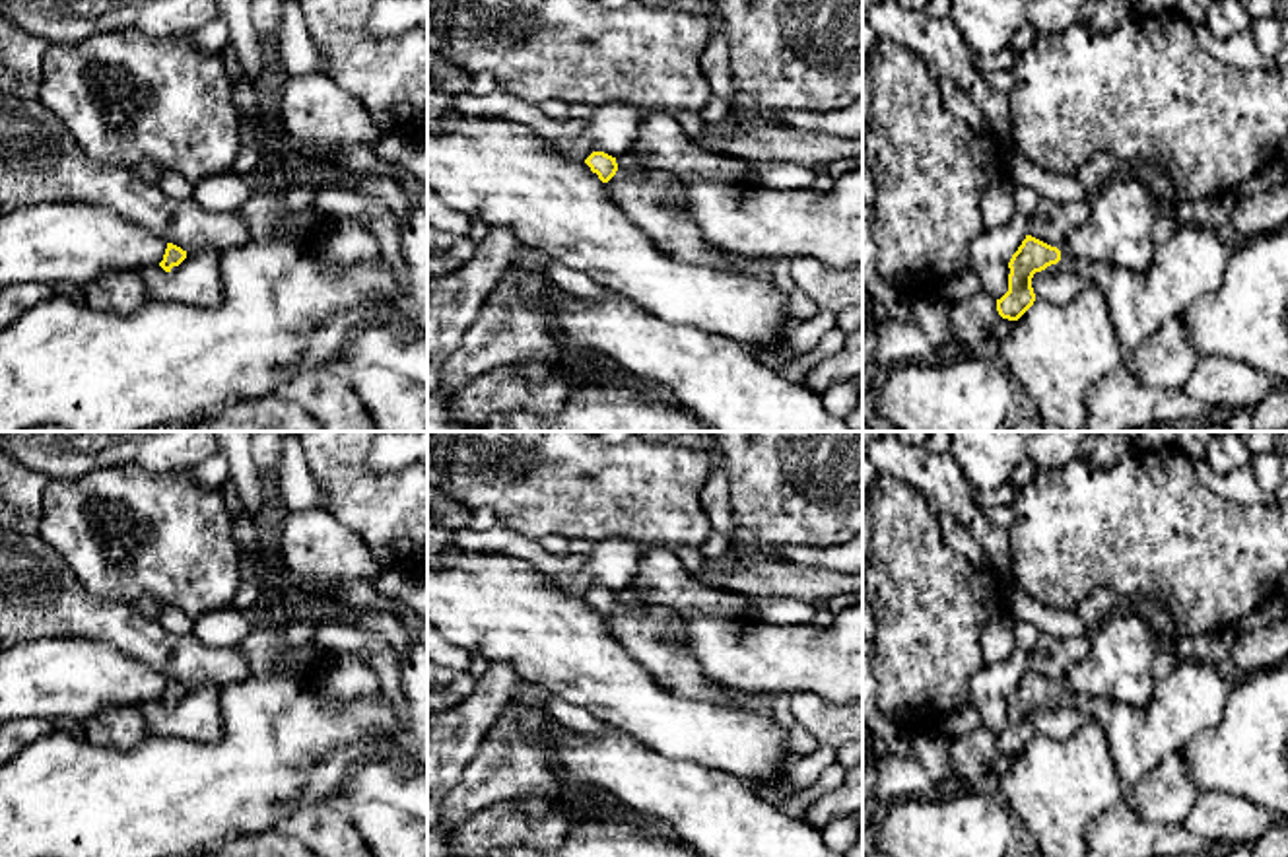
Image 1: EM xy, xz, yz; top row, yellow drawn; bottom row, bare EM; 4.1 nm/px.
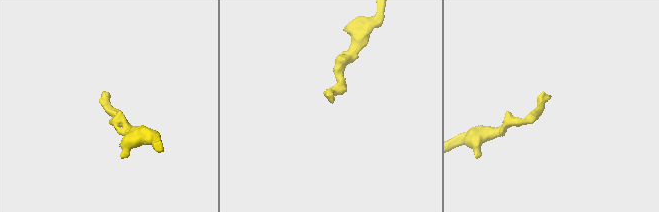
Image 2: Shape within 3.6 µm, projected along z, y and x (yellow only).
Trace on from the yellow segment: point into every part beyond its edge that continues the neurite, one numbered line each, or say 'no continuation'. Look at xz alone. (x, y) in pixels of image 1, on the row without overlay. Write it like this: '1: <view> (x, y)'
no continuation

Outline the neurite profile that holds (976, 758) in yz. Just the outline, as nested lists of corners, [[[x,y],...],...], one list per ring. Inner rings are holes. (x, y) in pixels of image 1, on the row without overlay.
[[[985,727],[948,738],[948,756],[952,770],[967,789],[987,797],[1000,789],[1000,781],[1016,758],[1002,754],[997,746],[997,735]]]

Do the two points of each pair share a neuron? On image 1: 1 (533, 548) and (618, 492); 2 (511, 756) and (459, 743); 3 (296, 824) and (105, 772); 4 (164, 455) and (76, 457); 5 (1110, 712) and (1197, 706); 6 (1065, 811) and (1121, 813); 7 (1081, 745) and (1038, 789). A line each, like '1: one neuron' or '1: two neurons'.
1: two neurons
2: two neurons
3: two neurons
4: one neuron
5: one neuron
6: two neurons
7: one neuron

